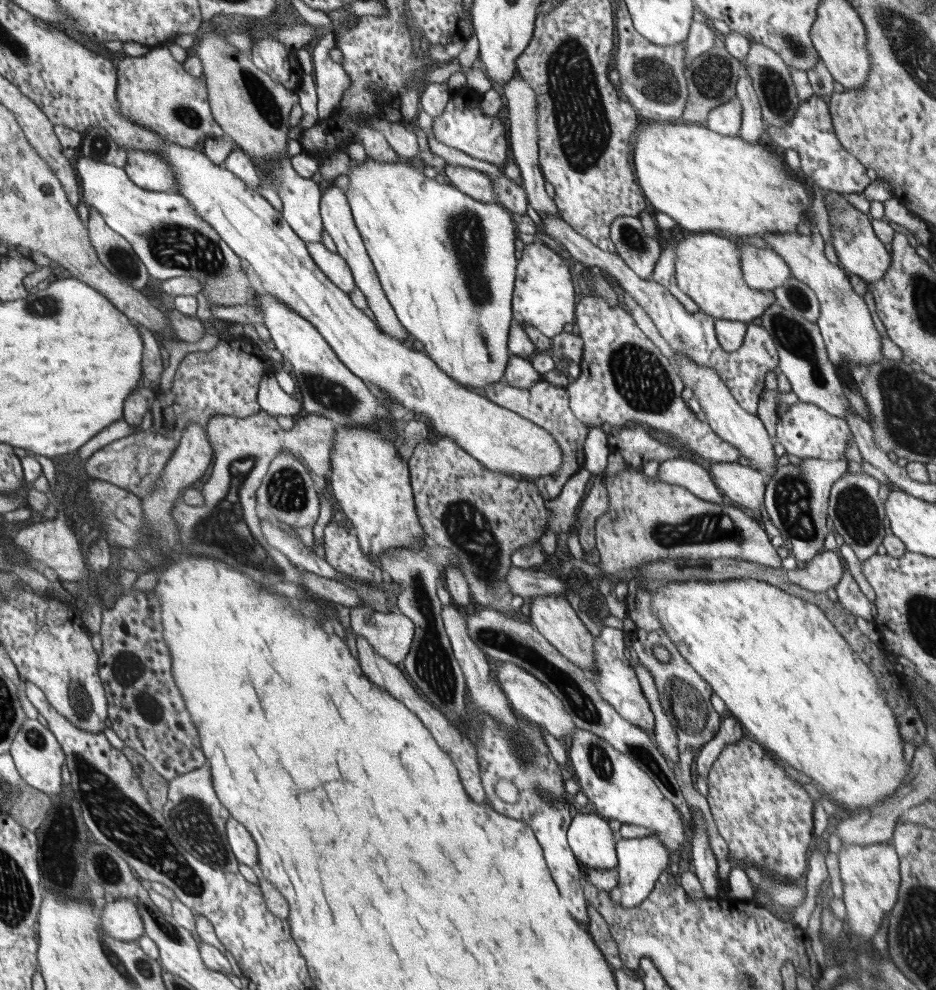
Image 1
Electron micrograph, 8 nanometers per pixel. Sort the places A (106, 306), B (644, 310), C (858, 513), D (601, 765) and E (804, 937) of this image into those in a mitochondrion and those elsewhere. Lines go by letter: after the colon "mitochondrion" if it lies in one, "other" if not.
A: other
B: other
C: mitochondrion
D: mitochondrion
E: other

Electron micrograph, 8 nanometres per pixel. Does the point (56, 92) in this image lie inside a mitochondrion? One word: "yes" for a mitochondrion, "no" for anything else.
no

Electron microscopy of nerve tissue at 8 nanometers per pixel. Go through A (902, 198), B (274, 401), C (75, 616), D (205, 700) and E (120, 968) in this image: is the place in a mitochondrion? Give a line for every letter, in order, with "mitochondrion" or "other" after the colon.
A: other
B: other
C: other
D: other
E: mitochondrion

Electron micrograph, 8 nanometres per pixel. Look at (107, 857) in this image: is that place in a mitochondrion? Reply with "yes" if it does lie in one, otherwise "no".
yes

